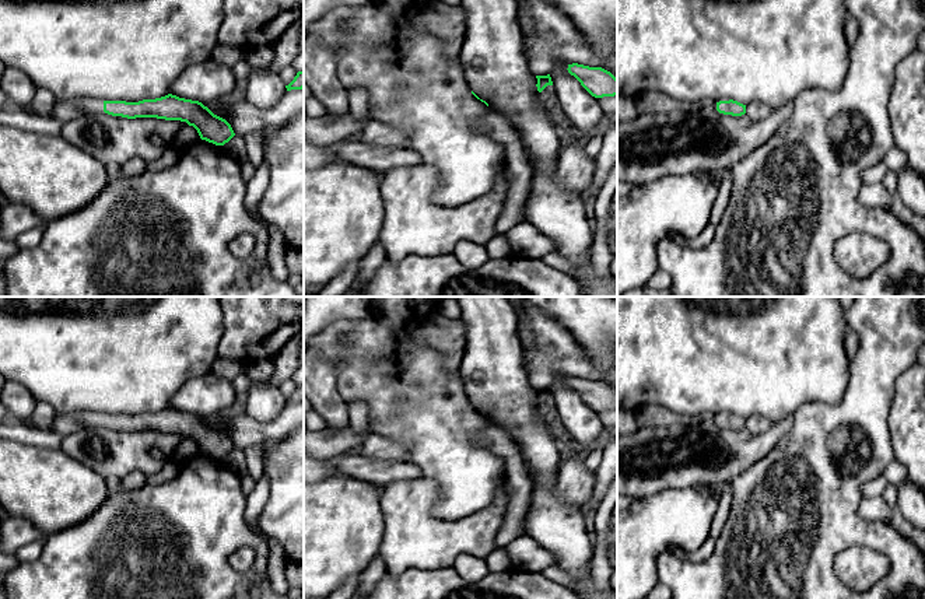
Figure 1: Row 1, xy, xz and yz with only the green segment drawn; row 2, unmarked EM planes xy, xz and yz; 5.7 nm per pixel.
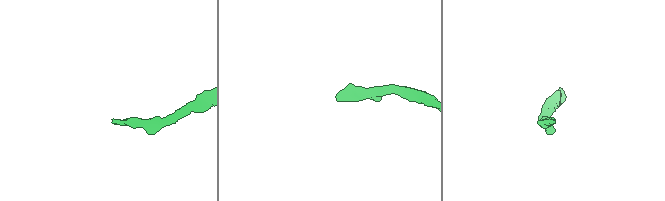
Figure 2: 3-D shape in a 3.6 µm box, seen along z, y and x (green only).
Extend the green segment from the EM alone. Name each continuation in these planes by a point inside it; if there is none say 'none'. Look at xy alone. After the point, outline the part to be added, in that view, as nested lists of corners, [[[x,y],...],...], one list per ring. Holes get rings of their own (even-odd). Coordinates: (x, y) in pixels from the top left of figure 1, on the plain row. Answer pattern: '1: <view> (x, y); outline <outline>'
1: xy (65, 423); outline [[[91,411],[56,413],[52,430],[66,437],[88,425],[104,425],[104,414]]]

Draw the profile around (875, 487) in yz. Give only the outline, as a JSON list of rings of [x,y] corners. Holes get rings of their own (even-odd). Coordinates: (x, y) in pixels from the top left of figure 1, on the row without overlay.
[[[879,476],[862,484],[862,495],[863,498],[882,497],[886,486],[887,480],[883,476]]]

